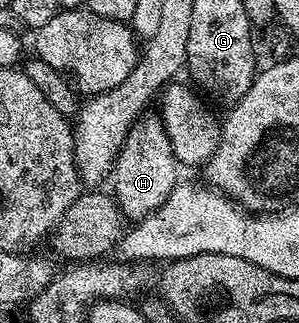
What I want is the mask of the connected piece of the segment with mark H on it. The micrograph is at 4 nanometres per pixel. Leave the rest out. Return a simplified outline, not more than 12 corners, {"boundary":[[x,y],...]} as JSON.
{"boundary":[[160,117],[127,132],[111,173],[122,215],[140,220],[179,184]]}

